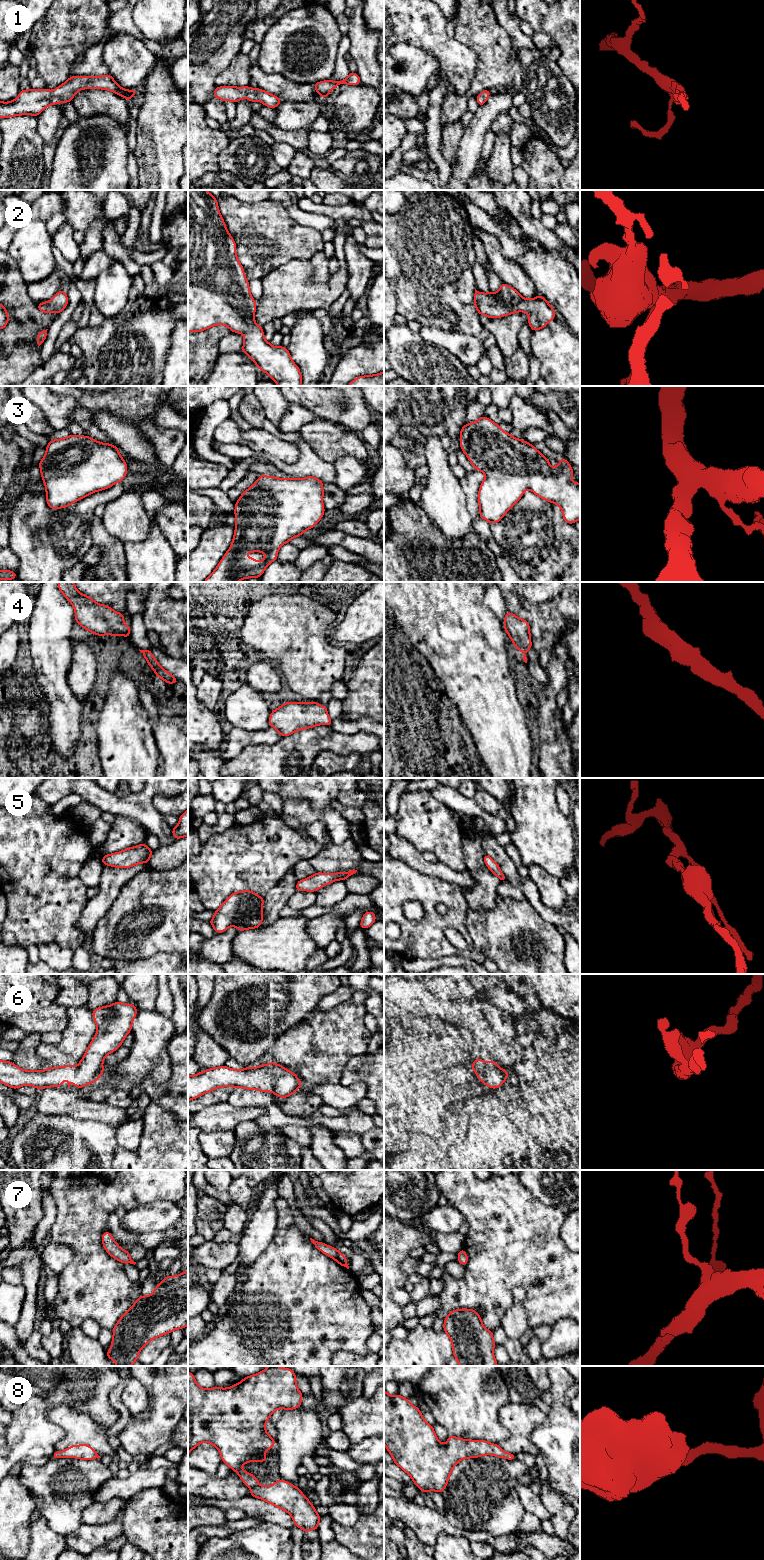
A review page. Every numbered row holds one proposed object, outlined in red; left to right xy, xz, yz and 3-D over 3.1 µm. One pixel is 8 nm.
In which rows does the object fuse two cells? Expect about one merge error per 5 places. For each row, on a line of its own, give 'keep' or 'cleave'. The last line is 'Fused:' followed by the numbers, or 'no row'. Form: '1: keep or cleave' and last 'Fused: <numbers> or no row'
1: keep
2: keep
3: keep
4: keep
5: keep
6: keep
7: keep
8: keep
Fused: no row

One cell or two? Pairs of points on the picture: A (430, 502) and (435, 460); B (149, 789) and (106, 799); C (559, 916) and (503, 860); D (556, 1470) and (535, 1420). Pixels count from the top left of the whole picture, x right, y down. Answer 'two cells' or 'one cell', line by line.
A: one cell
B: one cell
C: one cell
D: two cells

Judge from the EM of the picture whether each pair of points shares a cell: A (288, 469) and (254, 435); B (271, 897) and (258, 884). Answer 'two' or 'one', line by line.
A: two
B: two

